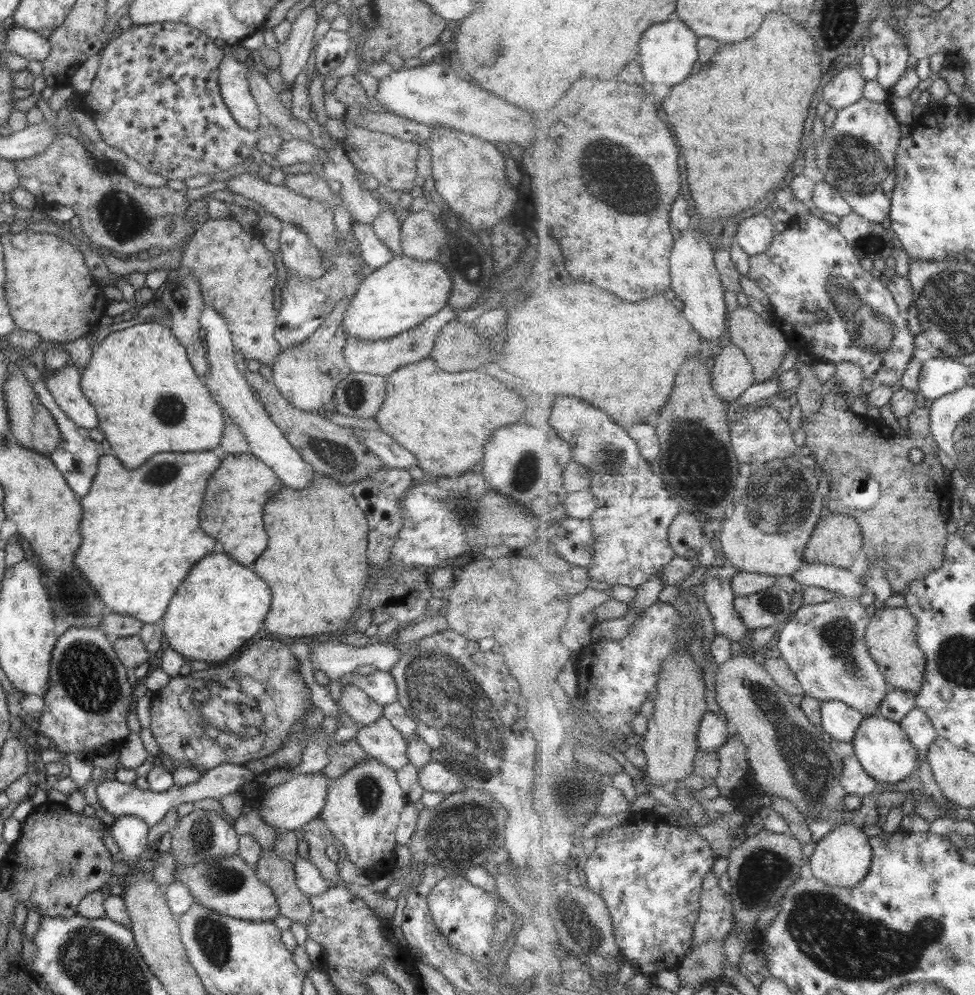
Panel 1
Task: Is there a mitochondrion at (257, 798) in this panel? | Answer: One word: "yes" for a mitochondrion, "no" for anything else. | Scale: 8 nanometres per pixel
no

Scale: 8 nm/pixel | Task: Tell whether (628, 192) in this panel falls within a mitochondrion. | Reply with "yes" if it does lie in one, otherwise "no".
yes

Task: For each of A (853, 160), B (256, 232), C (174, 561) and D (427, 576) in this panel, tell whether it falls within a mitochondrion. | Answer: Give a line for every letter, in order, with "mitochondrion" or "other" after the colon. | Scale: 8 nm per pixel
A: mitochondrion
B: other
C: other
D: other

